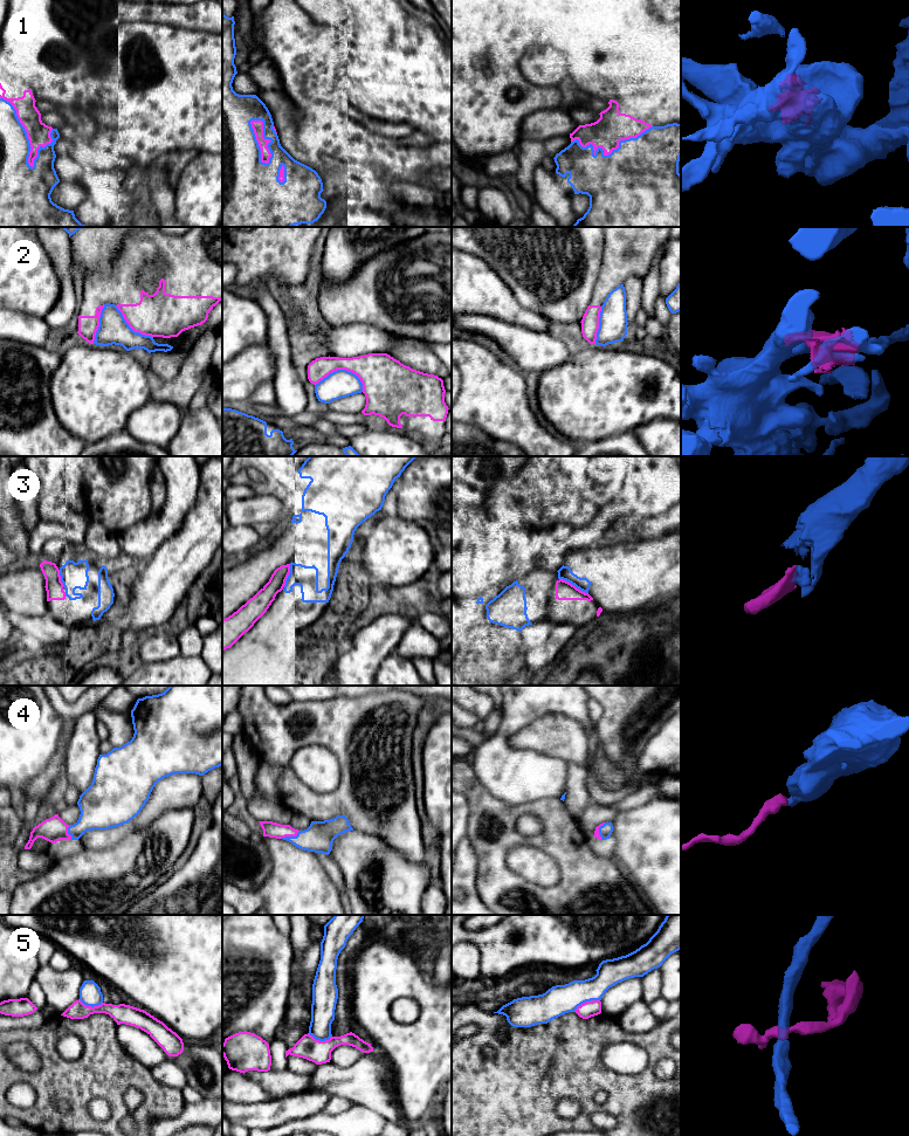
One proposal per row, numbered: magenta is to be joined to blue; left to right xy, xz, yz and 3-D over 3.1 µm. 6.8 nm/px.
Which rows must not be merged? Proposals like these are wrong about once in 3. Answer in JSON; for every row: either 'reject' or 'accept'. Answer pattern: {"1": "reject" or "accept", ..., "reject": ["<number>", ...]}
{"1": "accept", "2": "reject", "3": "reject", "4": "accept", "5": "reject", "reject": ["2", "3", "5"]}

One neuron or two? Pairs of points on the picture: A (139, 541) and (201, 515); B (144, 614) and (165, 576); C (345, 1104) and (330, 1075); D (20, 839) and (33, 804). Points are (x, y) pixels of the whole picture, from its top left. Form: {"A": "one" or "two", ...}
{"A": "two", "B": "one", "C": "two", "D": "one"}

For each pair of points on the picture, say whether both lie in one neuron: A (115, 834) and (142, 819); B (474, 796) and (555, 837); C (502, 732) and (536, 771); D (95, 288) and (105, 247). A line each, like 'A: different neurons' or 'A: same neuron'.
A: same neuron
B: same neuron
C: same neuron
D: different neurons

